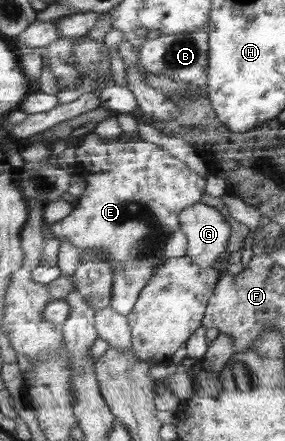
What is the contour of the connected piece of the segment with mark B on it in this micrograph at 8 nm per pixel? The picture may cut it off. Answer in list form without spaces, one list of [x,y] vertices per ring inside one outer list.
[[[208,25],[193,32],[163,35],[156,39],[146,39],[139,47],[140,62],[143,69],[156,76],[167,76],[178,82],[197,86],[208,83],[210,62],[210,32]]]

